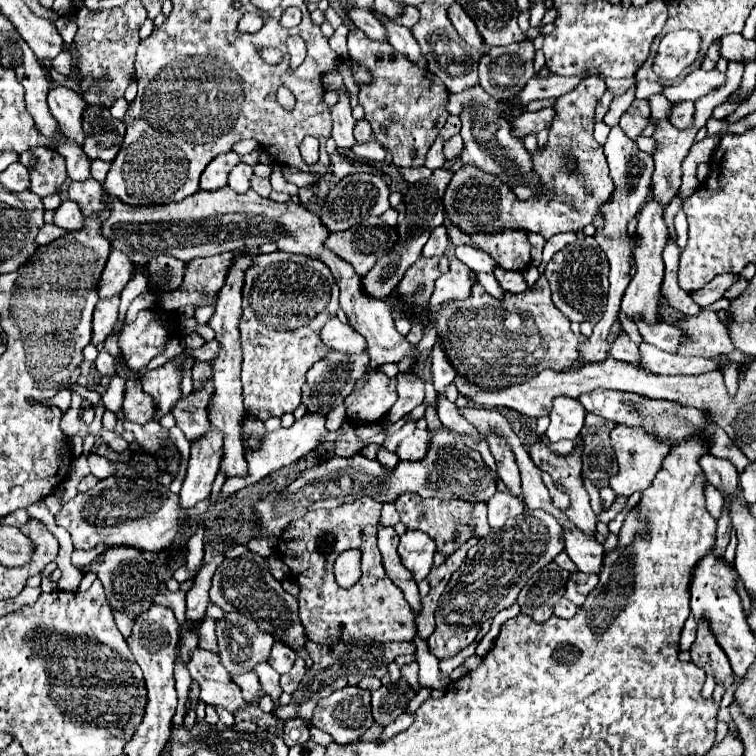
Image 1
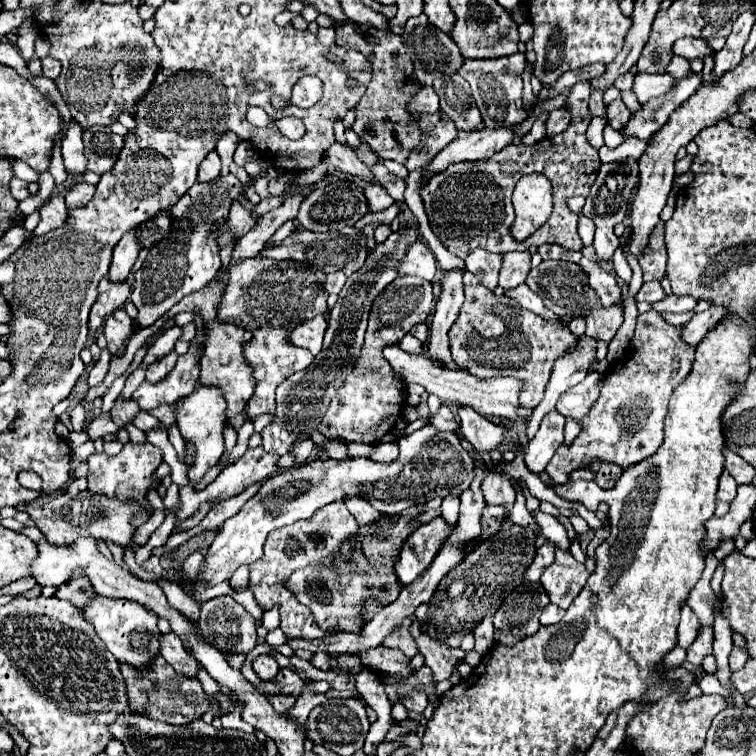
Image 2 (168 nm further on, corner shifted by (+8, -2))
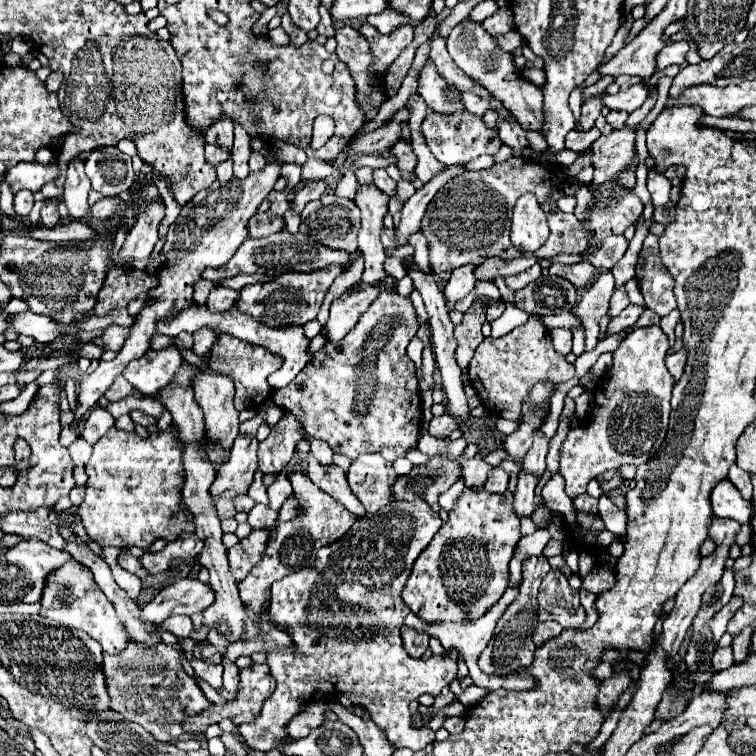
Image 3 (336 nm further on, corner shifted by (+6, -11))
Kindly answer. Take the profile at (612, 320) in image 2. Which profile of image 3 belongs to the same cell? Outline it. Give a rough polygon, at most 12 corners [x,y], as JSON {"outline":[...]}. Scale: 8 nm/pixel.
{"outline":[[624,288],[614,290],[608,316],[618,316],[630,302]]}

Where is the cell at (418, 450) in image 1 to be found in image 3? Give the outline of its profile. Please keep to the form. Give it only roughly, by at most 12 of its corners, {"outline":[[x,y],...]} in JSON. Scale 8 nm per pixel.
{"outline":[[382,454],[358,456],[346,472],[366,512],[390,502],[396,472]]}

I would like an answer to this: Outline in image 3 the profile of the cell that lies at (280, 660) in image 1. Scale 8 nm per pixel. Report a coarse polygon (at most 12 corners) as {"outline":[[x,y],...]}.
{"outline":[[266,664],[240,670],[240,692],[224,706],[186,720],[186,730],[230,718],[244,724],[258,716],[276,680]]}

